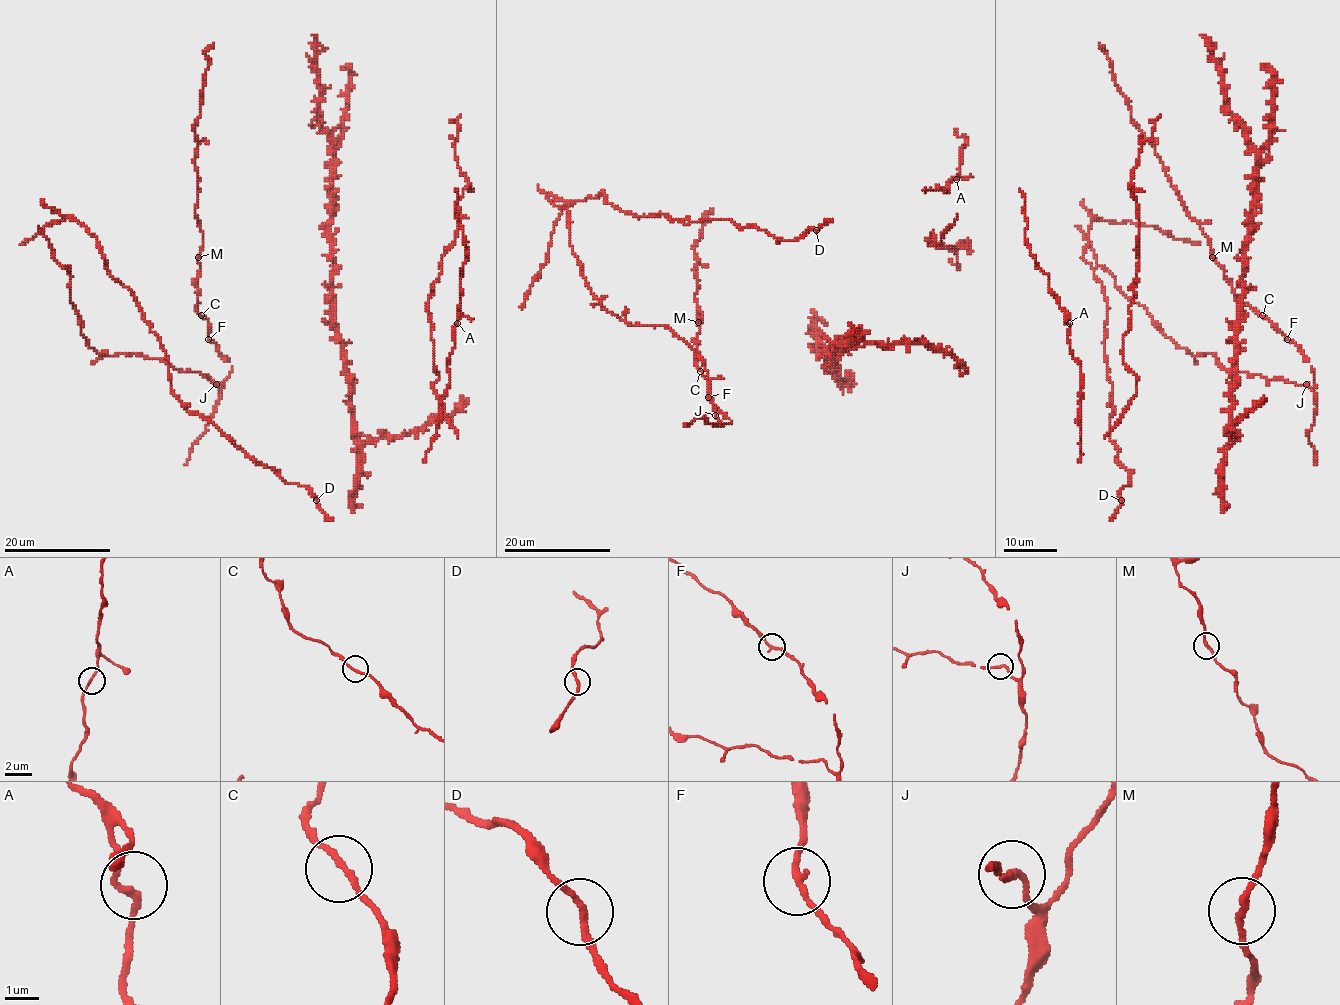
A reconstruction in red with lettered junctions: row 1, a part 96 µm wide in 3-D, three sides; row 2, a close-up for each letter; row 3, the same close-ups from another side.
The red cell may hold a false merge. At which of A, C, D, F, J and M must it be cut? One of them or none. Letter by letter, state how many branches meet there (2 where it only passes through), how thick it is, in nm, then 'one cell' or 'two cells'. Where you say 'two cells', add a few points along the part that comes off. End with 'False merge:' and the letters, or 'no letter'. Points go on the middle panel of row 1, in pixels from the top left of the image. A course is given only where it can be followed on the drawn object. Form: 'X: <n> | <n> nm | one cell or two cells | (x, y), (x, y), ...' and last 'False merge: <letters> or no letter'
A: 2 | 180 nm | one cell
C: 2 | 170 nm | one cell
D: 2 | 200 nm | one cell
F: 2 | 180 nm | one cell
J: 2 | 180 nm | one cell
M: 2 | 180 nm | one cell
False merge: no letter

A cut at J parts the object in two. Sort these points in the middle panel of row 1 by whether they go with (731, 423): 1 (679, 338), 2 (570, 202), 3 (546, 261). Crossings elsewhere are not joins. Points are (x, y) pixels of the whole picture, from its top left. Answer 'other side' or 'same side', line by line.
1: other side
2: same side
3: same side

